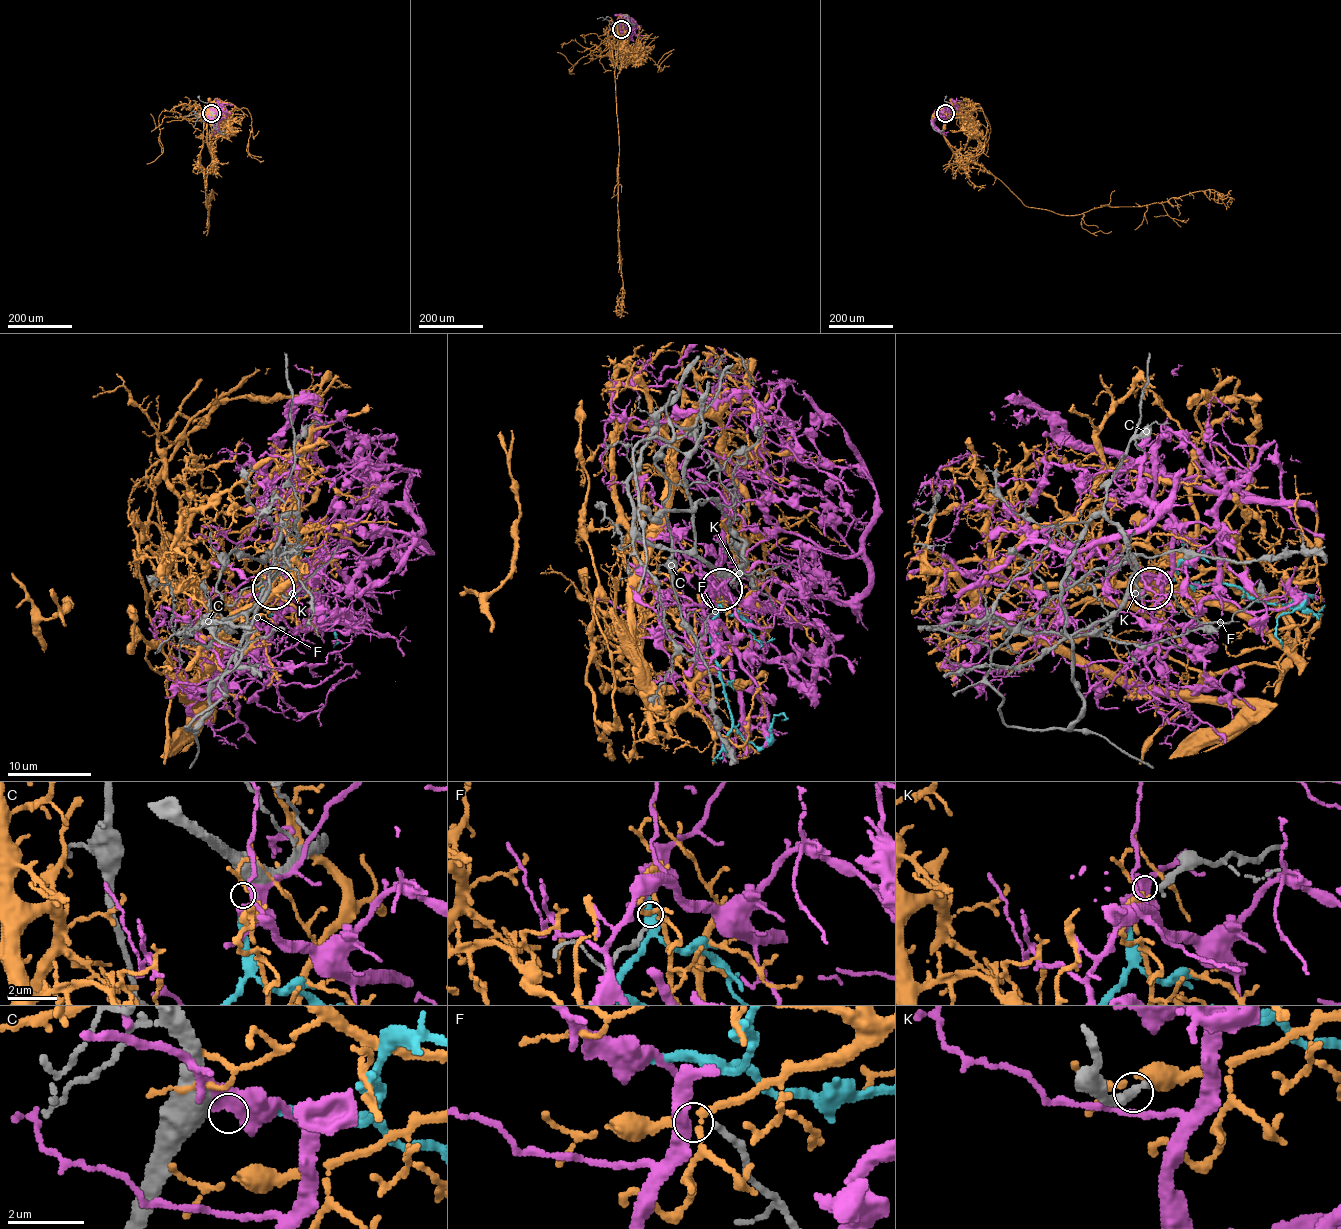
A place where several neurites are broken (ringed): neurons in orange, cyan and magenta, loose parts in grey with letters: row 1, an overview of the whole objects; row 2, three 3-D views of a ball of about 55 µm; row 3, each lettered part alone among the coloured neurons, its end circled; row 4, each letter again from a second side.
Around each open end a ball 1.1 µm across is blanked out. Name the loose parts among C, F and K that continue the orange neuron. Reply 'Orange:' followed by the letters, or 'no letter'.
Orange: K

